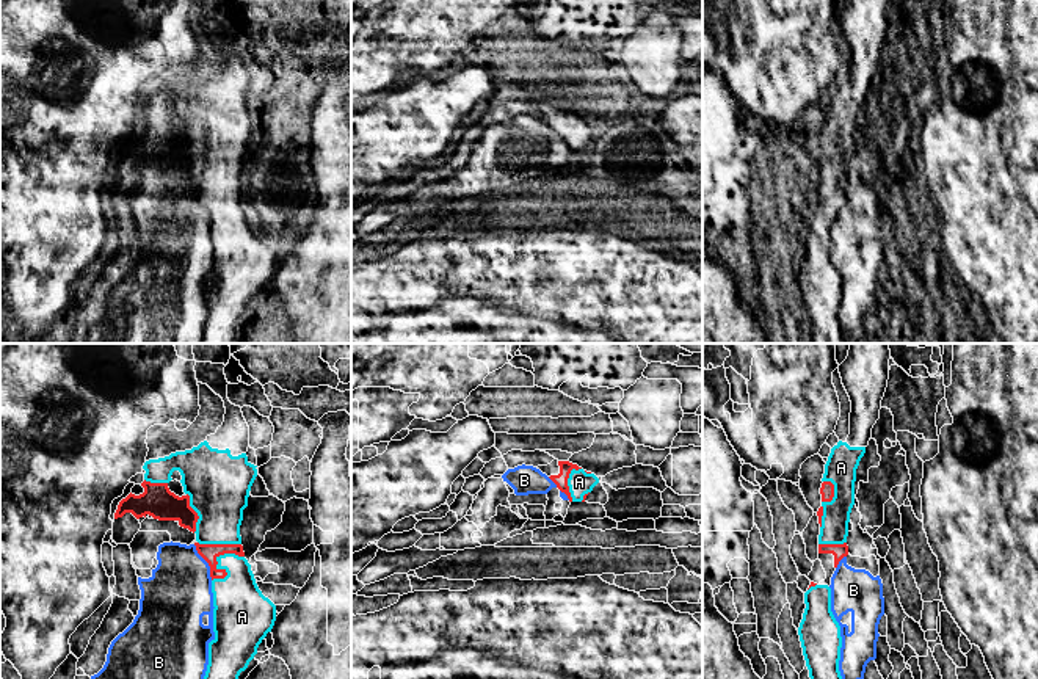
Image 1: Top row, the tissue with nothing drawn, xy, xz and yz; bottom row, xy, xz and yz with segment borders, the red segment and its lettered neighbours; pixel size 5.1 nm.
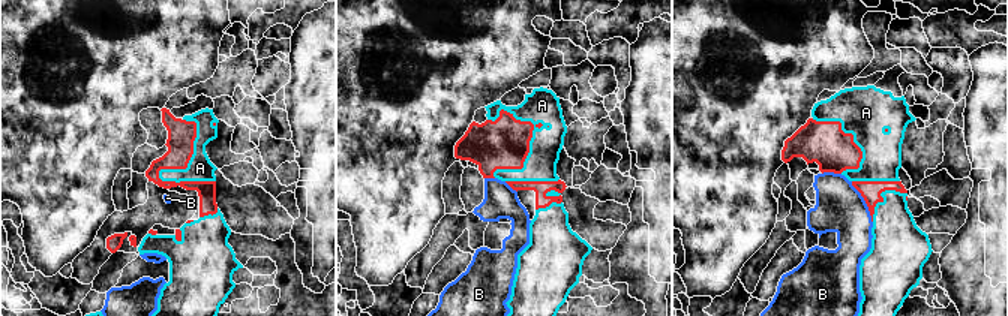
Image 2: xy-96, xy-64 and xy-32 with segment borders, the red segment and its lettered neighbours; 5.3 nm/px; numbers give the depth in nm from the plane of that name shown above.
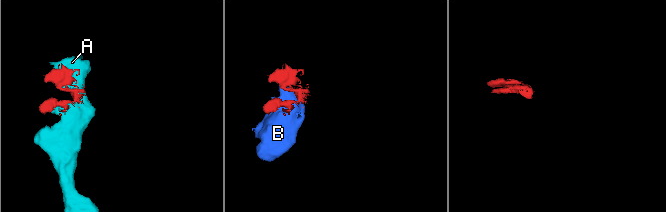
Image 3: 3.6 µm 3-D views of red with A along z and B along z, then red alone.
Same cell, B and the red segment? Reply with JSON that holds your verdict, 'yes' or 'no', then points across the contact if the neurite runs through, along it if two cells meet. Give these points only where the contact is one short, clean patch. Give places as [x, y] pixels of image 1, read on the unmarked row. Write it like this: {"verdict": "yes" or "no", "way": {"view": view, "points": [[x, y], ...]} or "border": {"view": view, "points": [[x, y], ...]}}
{"verdict": "no"}

